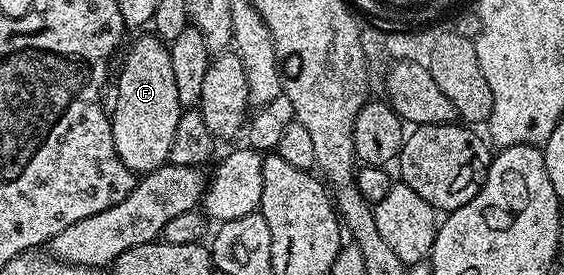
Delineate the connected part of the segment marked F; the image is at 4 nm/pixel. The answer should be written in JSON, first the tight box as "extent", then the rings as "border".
{"extent":[110,33,180,176],"border":[[[154,33],[143,34],[128,48],[119,70],[119,95],[110,115],[117,156],[139,176],[164,165],[173,144],[173,132],[177,132],[180,113],[168,43]]]}

